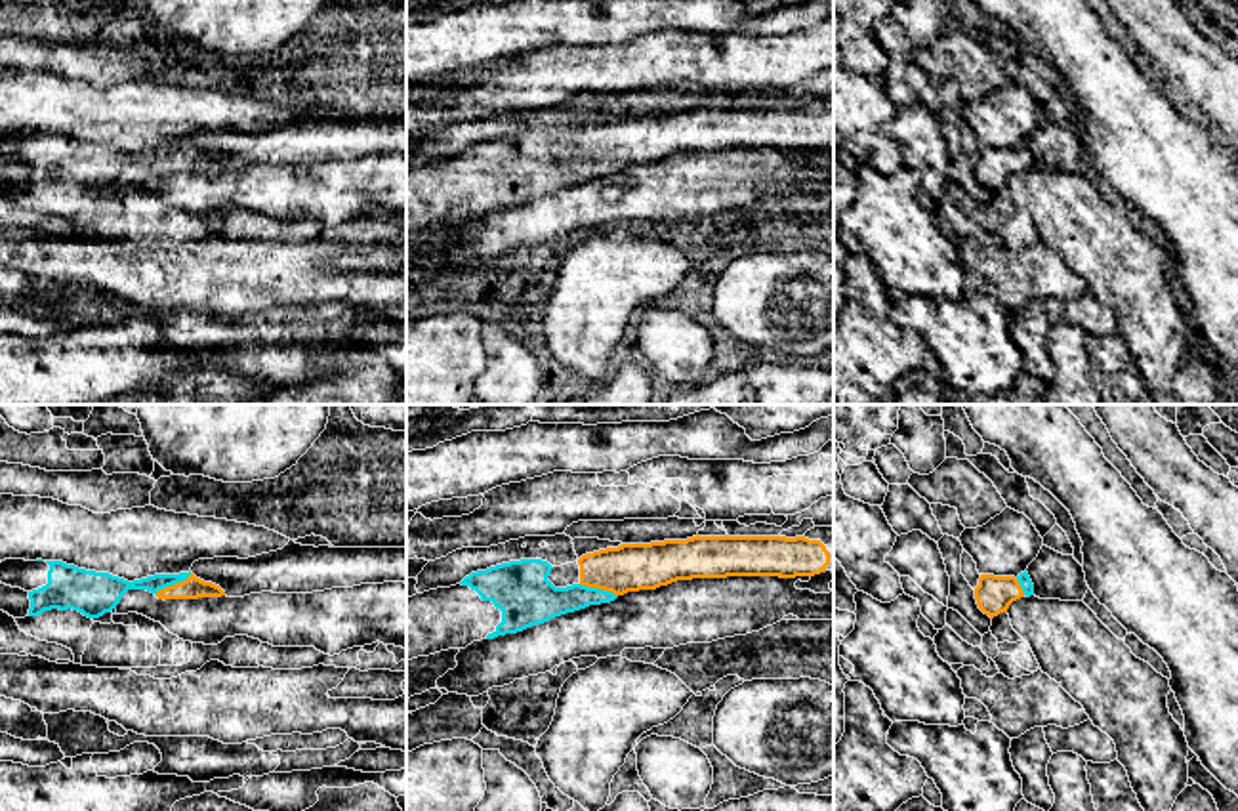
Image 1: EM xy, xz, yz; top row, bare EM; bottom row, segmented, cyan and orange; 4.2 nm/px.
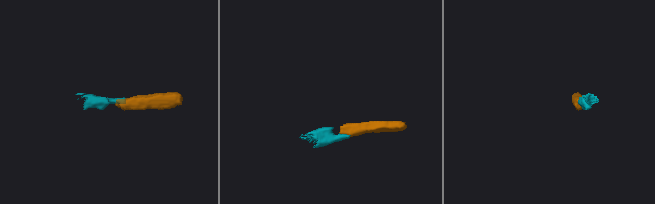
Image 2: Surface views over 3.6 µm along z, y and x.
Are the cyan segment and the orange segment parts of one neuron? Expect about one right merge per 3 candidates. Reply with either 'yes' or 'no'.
yes

